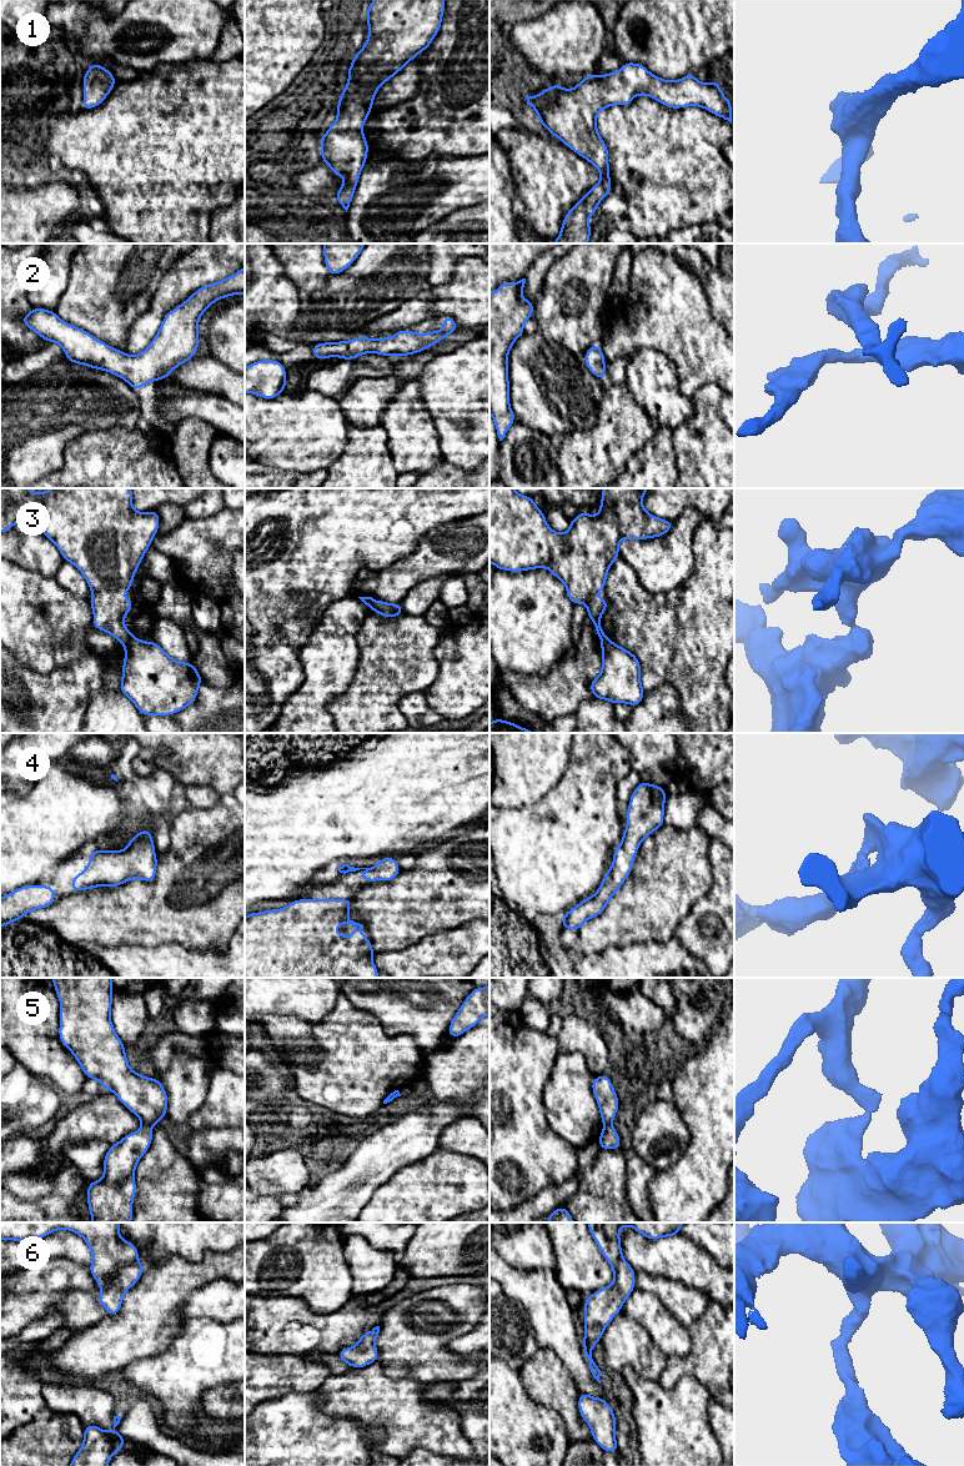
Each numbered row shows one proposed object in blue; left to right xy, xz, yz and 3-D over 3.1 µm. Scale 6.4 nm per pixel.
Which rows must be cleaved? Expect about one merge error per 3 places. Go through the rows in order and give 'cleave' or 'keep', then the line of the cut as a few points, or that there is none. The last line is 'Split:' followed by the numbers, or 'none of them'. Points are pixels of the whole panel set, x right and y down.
1: keep; cut none
2: keep; cut none
3: cleave; cut xy (132, 636), (125, 647)
4: keep; cut none
5: cleave; cut xy (142, 1123), (150, 1126)
6: keep; cut none
Split: 3, 5

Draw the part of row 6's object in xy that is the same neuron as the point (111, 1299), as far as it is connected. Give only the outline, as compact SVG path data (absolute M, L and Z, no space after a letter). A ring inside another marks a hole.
M0 1222L0 1240L27 1241L42 1239L56 1230L70 1230L81 1236L91 1251L91 1276L102 1292L96 1300L109 1316L121 1309L125 1291L142 1275L139 1250L120 1236L121 1222Z

